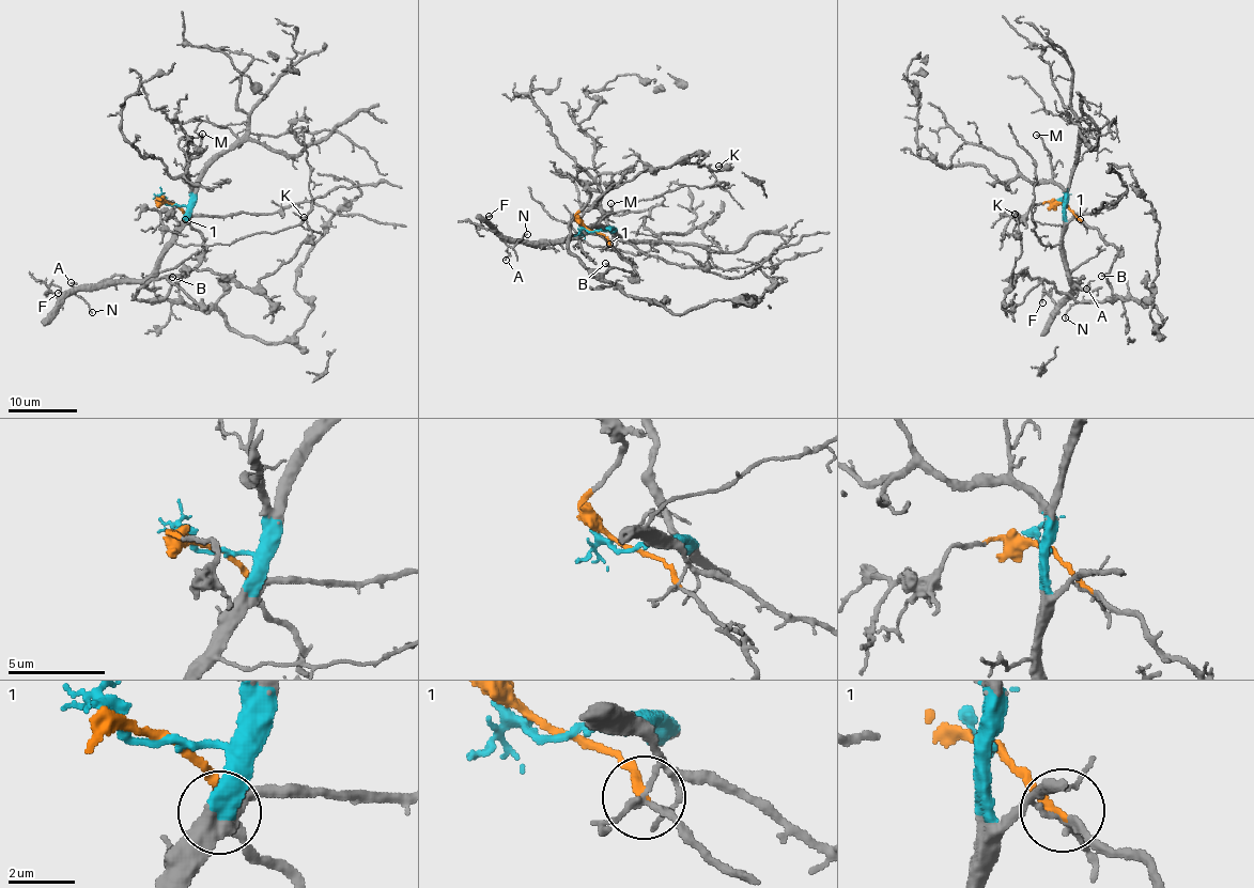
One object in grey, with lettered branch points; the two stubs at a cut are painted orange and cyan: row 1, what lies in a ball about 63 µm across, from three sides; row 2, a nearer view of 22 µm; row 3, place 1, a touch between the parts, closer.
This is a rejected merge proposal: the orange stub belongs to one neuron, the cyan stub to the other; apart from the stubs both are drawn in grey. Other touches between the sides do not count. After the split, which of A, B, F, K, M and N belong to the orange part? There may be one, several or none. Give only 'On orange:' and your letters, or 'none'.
On orange: B, K

